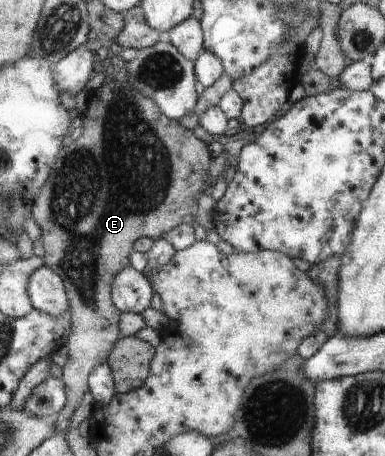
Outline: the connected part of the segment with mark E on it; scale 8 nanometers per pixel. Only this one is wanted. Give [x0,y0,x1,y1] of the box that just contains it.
[33,57,214,434]

